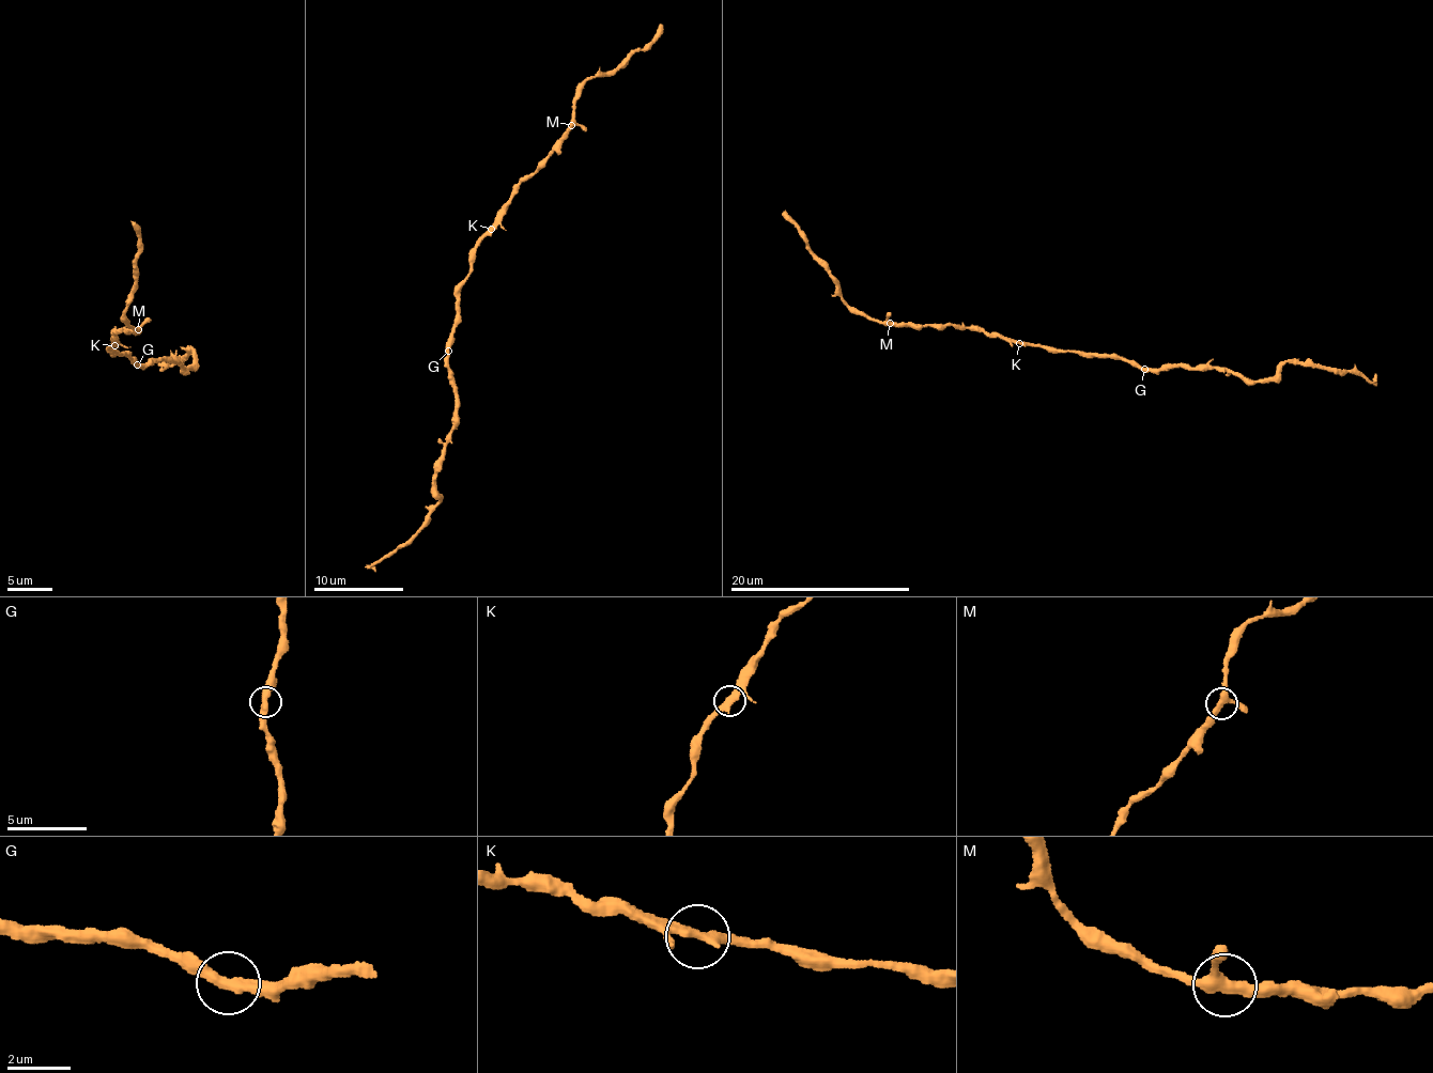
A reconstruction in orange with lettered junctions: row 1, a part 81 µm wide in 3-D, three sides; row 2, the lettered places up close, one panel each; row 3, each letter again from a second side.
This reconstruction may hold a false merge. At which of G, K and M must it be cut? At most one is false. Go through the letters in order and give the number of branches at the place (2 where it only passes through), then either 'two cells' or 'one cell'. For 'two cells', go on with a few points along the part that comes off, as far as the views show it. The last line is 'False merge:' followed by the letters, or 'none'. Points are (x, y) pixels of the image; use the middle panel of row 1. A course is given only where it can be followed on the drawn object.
G: 2 | one cell
K: 3 | one cell
M: 3 | one cell
False merge: none

